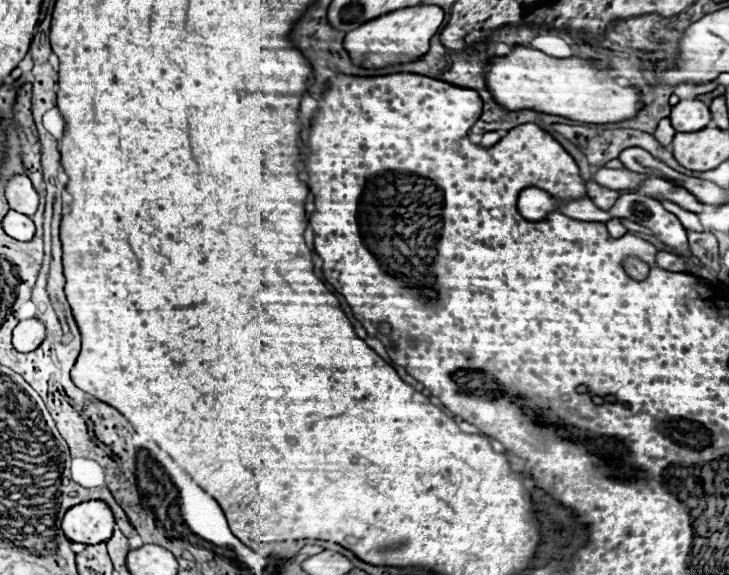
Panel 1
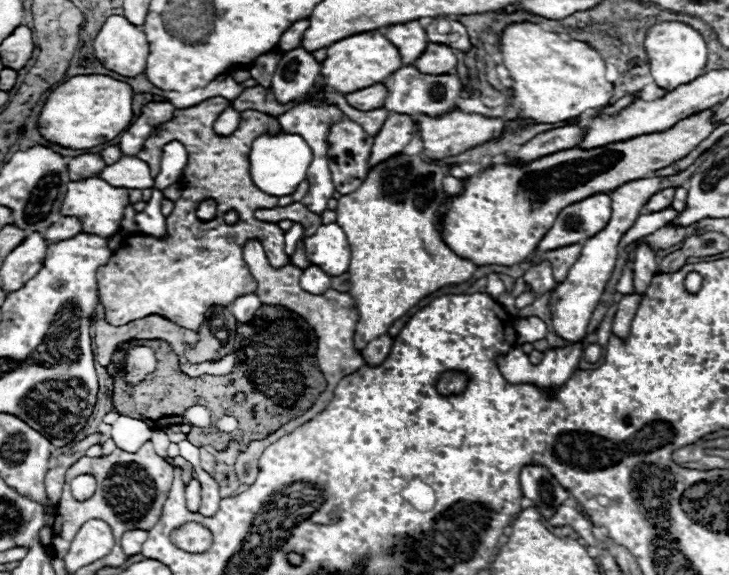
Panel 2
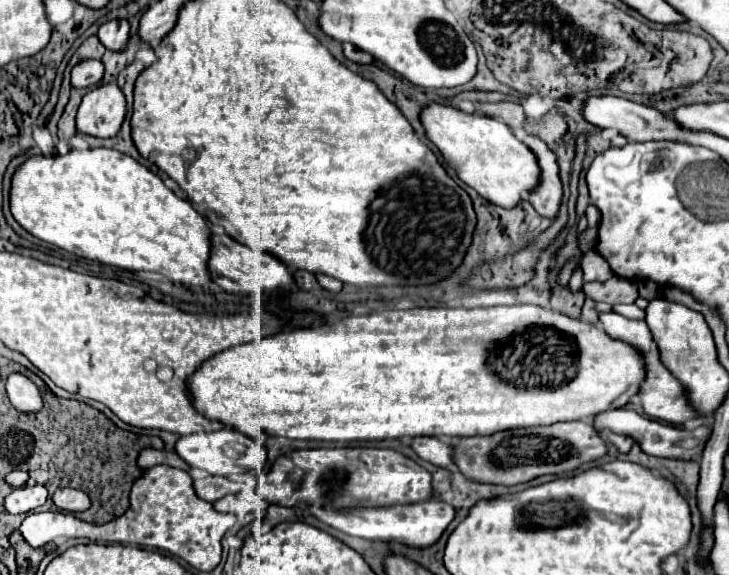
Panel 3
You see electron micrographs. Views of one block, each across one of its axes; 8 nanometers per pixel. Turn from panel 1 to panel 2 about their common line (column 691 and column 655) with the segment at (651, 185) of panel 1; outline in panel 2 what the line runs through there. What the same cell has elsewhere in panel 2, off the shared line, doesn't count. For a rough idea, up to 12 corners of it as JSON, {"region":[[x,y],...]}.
{"region":[[674,188],[660,190],[644,204],[644,210],[658,212],[670,206]]}

